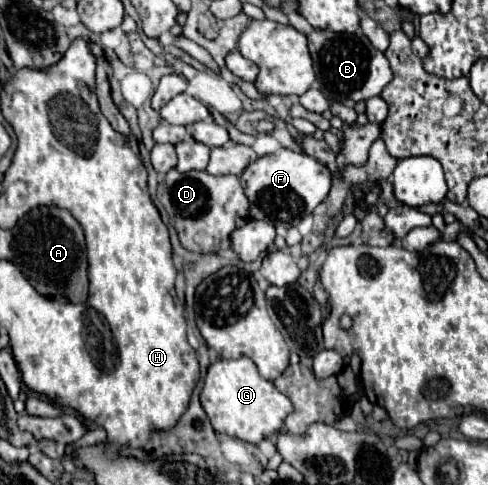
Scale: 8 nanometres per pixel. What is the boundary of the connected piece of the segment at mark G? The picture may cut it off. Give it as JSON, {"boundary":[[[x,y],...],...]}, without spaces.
{"boundary":[[[241,356],[237,360],[219,358],[207,370],[205,384],[201,390],[201,406],[207,412],[215,432],[241,438],[245,442],[257,444],[259,440],[271,436],[283,426],[285,416],[293,410],[291,400],[281,394],[273,382],[265,380],[251,358]]]}

